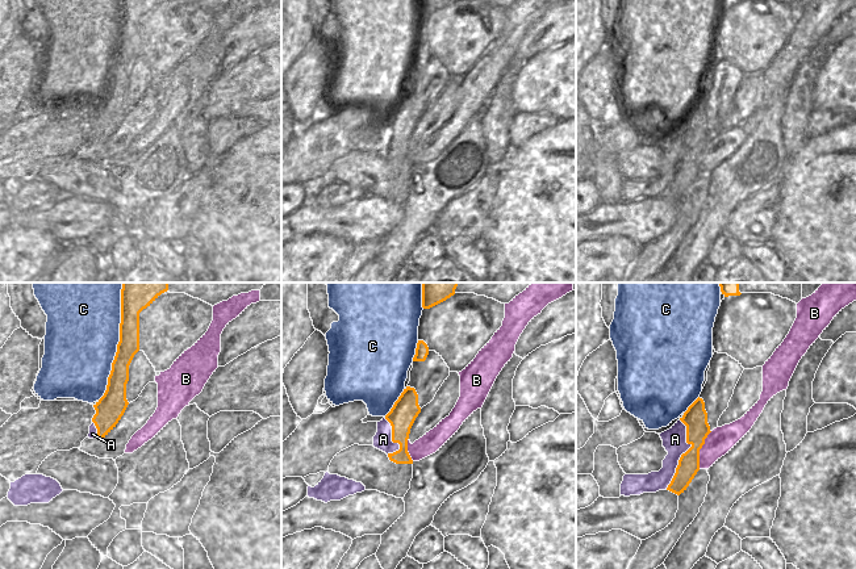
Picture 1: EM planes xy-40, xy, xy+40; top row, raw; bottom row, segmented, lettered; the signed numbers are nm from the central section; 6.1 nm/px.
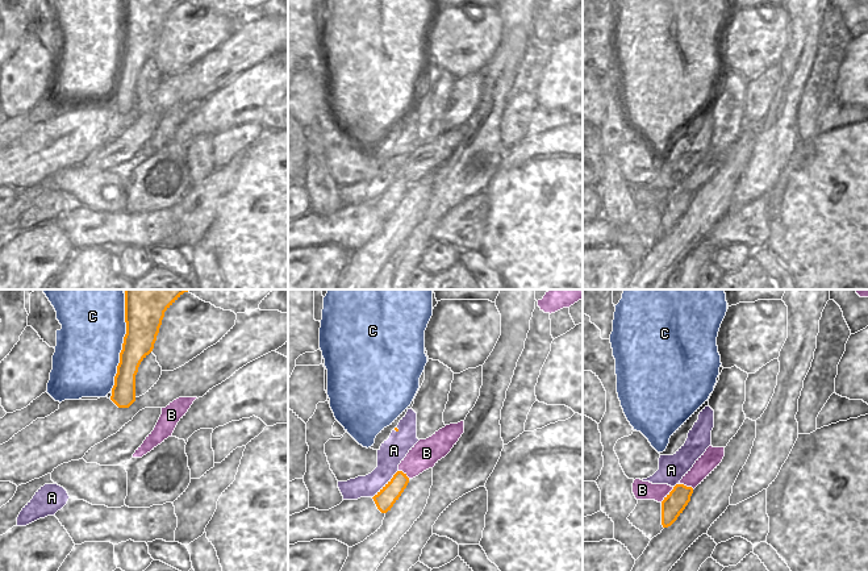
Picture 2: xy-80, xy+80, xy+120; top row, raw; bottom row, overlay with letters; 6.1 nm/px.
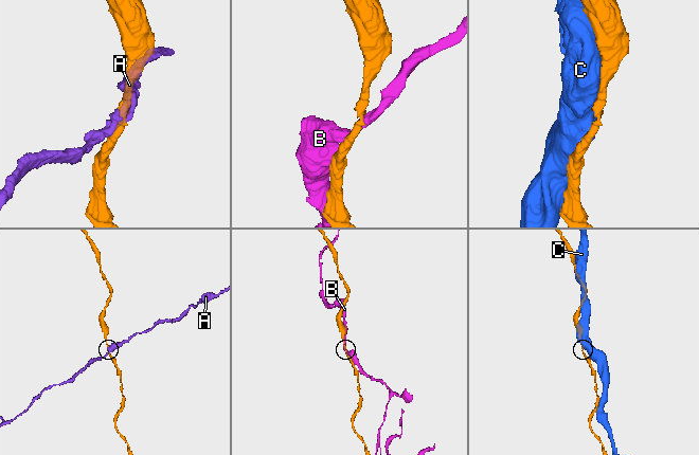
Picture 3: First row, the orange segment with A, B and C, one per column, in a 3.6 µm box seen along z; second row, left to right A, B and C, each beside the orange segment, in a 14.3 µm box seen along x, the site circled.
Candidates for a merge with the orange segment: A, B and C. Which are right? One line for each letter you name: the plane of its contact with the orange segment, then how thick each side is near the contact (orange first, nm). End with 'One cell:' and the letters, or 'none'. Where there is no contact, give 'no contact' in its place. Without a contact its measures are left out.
One cell: none

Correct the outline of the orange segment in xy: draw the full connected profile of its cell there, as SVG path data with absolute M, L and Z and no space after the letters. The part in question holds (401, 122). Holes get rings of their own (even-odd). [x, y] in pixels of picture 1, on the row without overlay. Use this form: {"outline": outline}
{"outline": "M406 92L391 117L385 121L385 125L392 131L392 147L400 150L398 156L388 159L391 167L396 170L413 170L408 158L408 145L410 134L419 118L418 100L414 93Z"}

